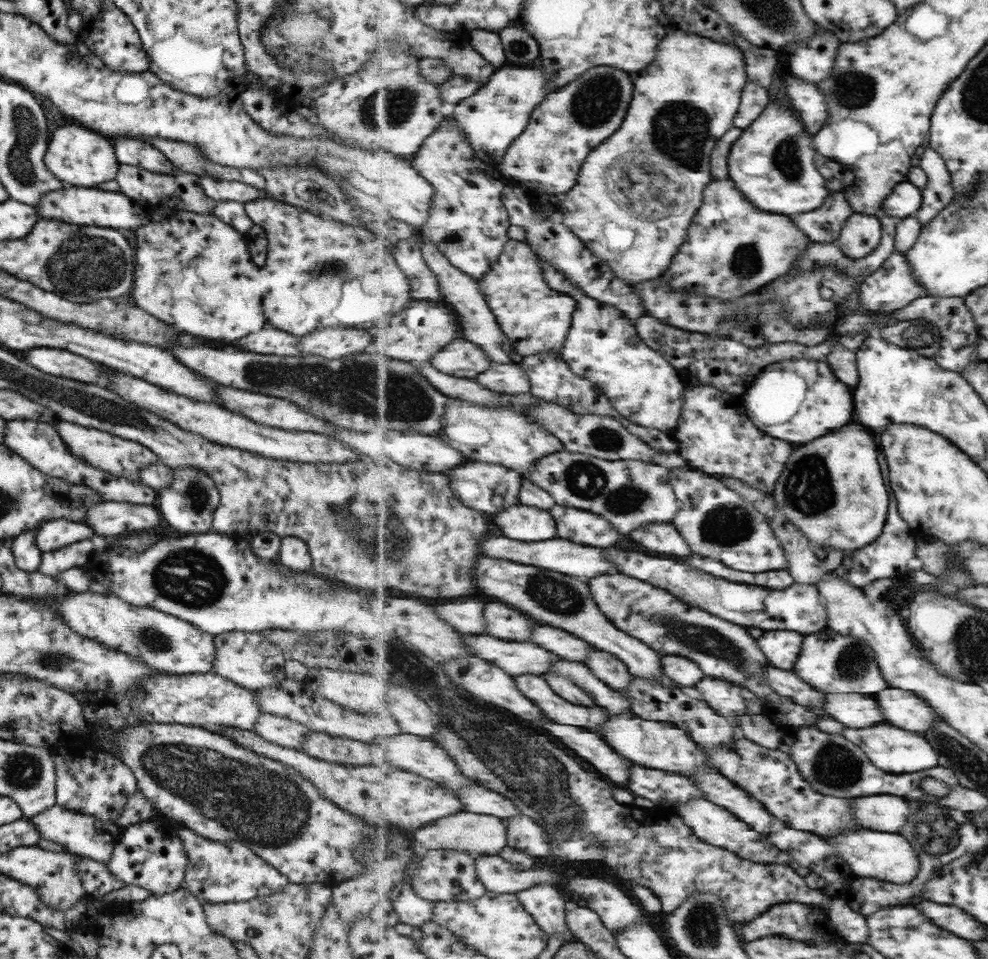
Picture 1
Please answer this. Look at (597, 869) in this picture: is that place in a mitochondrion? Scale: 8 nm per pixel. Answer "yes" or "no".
no

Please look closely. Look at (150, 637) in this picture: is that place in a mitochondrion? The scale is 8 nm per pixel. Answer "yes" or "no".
yes

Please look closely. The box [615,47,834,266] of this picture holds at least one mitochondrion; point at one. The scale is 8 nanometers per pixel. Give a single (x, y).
(681, 136)

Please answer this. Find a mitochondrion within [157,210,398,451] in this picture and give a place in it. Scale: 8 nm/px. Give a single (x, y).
(328, 268)

